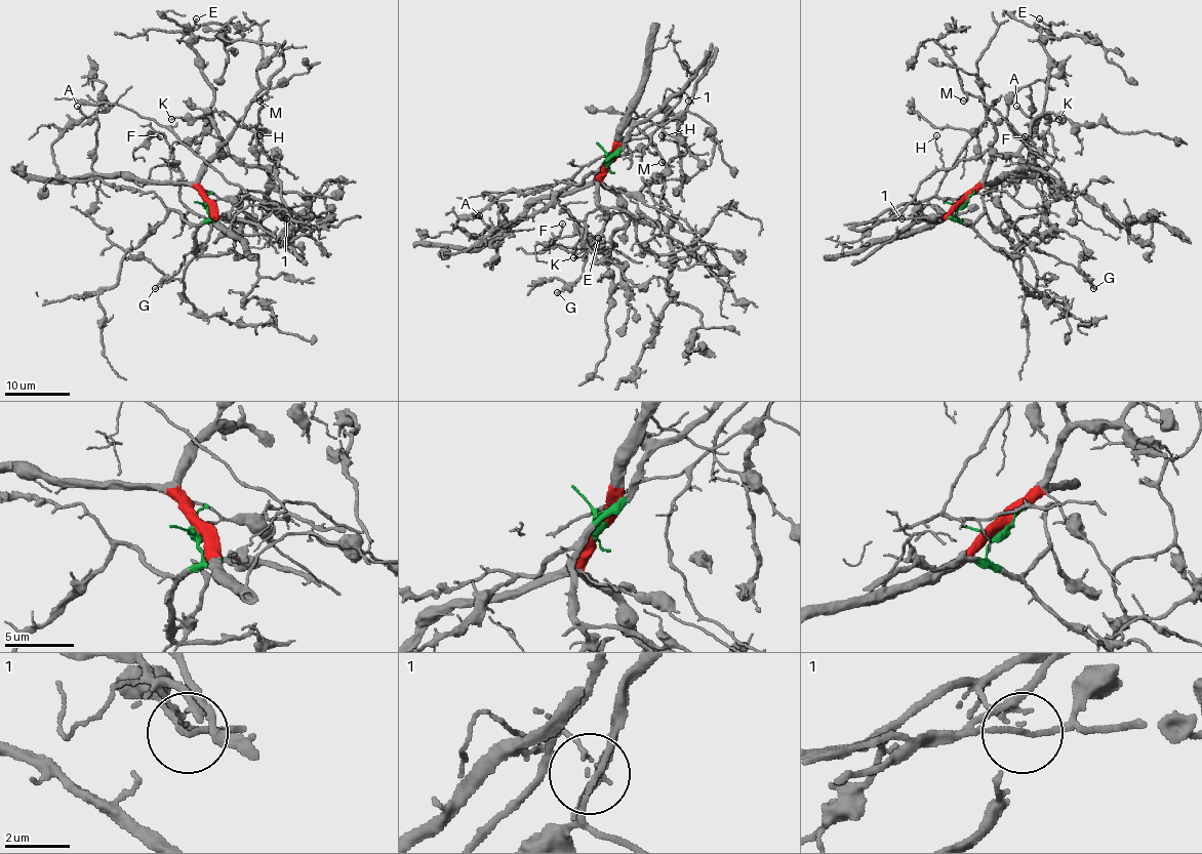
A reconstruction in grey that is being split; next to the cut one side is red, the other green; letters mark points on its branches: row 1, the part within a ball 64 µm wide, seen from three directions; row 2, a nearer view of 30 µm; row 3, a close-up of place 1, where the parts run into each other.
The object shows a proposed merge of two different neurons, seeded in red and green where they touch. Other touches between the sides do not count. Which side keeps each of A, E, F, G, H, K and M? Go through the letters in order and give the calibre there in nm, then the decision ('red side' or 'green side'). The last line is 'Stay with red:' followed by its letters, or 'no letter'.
A: calibre 140 nm; green side
E: calibre 110 nm; red side
F: calibre 130 nm; green side
G: calibre 150 nm; green side
H: calibre 130 nm; red side
K: calibre 140 nm; red side
M: calibre 110 nm; red side
Stay with red: E, H, K, M

